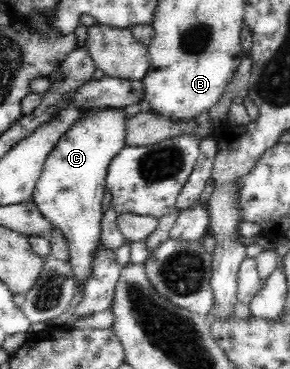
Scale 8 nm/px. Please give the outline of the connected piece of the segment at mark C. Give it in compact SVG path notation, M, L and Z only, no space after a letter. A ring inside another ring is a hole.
M123 108L92 110L59 138L35 184L32 203L68 242L71 270L76 285L81 285L82 293L84 282L94 268L93 256L100 244L107 168L125 145L126 121Z

